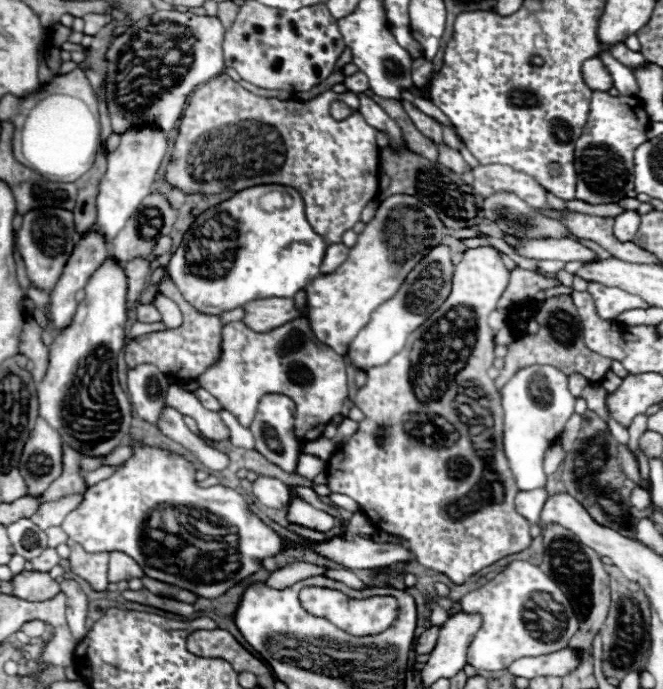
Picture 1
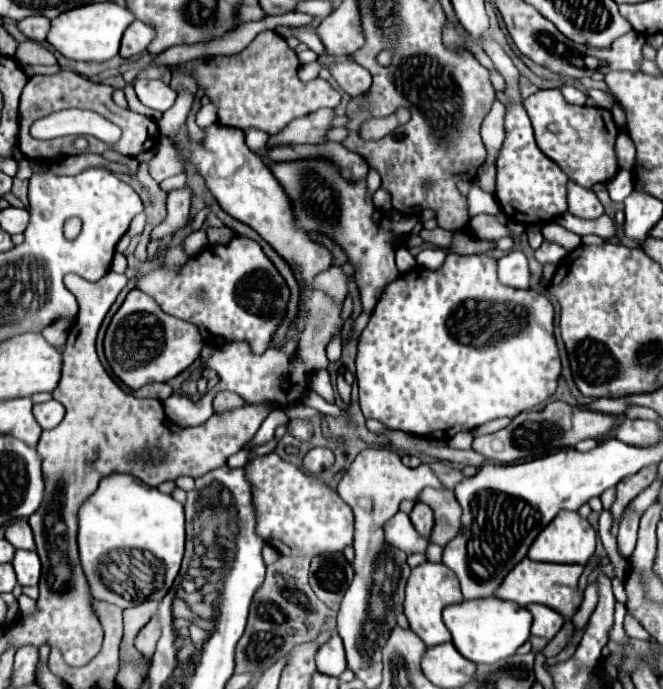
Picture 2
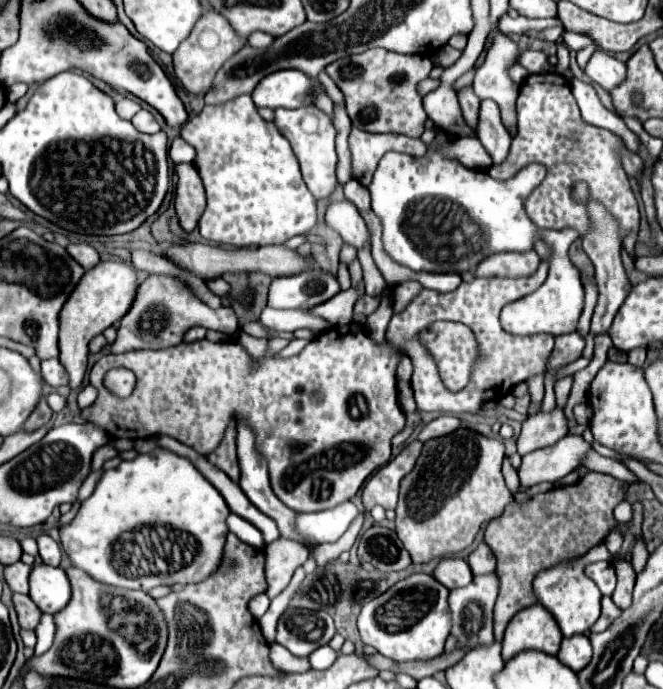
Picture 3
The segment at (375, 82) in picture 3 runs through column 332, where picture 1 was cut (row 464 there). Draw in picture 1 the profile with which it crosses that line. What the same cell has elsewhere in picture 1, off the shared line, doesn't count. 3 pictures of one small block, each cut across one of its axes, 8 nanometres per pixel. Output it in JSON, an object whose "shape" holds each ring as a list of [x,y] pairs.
{"shape":[[[64,444],[64,454],[62,454],[62,476],[58,480],[54,480],[54,484],[50,484],[50,488],[42,494],[42,498],[38,500],[40,504],[44,502],[52,502],[70,494],[84,494],[88,490],[84,476],[80,474],[80,460],[82,454],[74,452],[74,448],[70,448],[68,444]]]}

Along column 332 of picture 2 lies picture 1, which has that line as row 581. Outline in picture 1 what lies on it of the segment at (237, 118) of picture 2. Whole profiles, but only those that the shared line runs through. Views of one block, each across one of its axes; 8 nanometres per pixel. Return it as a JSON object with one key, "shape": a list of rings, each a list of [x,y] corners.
{"shape":[[[74,540],[66,542],[72,550],[70,554],[70,568],[72,572],[76,572],[78,576],[82,576],[84,580],[90,582],[90,586],[94,590],[106,590],[108,586],[108,578],[106,578],[106,570],[108,570],[108,552],[84,552],[80,544],[76,544]]]}

